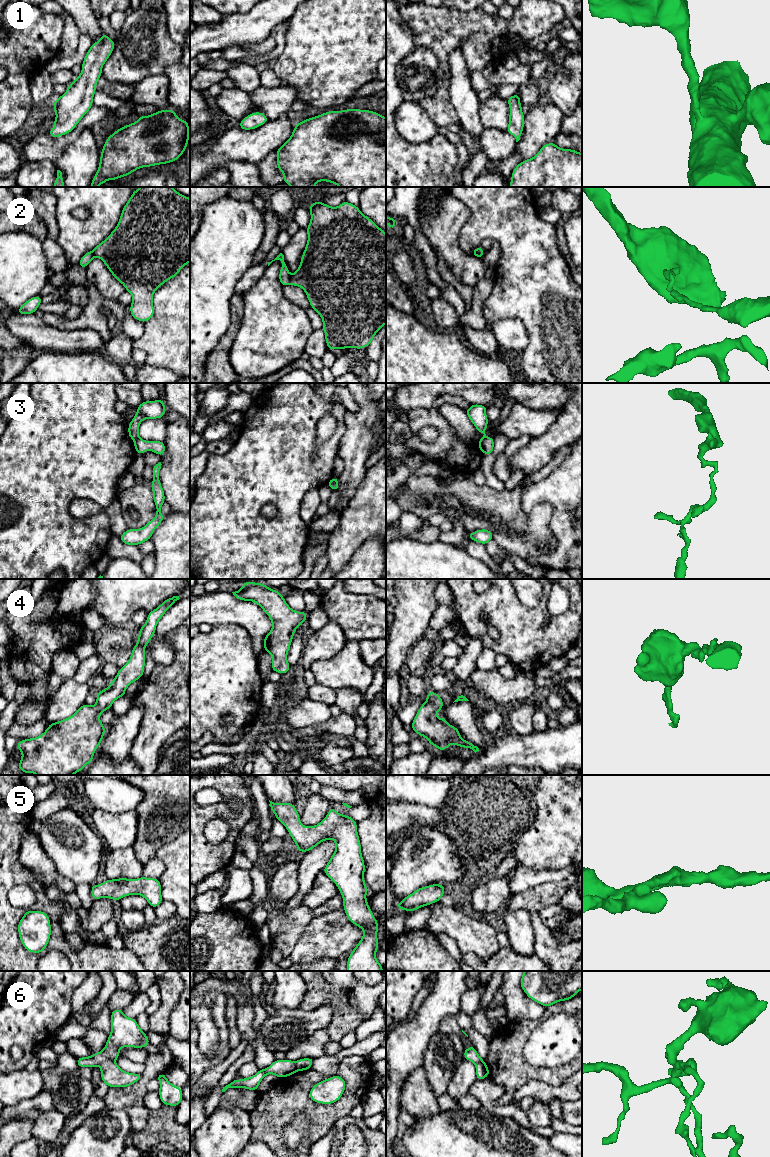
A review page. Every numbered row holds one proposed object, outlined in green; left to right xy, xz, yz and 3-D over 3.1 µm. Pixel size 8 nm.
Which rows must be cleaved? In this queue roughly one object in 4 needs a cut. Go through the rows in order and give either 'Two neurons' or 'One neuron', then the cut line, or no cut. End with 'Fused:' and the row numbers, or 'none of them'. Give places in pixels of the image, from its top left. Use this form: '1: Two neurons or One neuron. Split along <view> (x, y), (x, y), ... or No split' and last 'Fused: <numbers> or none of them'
1: One neuron. No split
2: Two neurons. Split along xz (291, 275), (289, 283)
3: Two neurons. Split along xy (139, 437), (134, 441)
4: One neuron. No split
5: One neuron. No split
6: Two neurons. Split along xy (114, 1061), (104, 1061), (99, 1065)
Fused: 2, 3, 6

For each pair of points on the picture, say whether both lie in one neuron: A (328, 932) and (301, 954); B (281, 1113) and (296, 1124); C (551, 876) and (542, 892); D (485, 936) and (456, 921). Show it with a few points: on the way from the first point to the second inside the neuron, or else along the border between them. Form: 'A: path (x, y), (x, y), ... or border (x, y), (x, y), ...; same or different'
A: path (321, 939), (308, 949); same
B: border (303, 1112), (283, 1126), (283, 1142); different
C: border (570, 873), (560, 881), (542, 882), (526, 890); different
D: path (478, 936), (463, 928); same

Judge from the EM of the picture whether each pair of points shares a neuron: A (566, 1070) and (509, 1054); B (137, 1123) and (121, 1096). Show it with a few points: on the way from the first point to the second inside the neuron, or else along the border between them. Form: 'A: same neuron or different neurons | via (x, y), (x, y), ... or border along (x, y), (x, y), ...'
A: same neuron | via (552, 1073), (527, 1072), (523, 1068)
B: same neuron | via (137, 1116), (137, 1113), (128, 1103)

